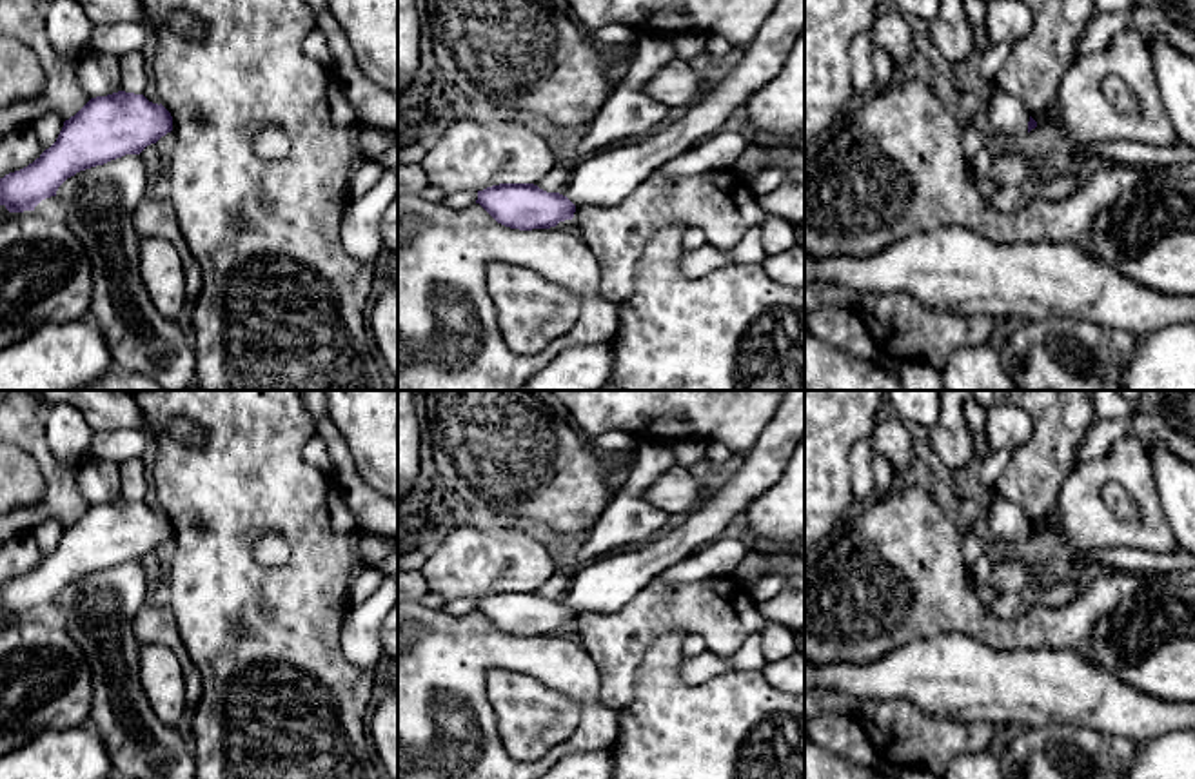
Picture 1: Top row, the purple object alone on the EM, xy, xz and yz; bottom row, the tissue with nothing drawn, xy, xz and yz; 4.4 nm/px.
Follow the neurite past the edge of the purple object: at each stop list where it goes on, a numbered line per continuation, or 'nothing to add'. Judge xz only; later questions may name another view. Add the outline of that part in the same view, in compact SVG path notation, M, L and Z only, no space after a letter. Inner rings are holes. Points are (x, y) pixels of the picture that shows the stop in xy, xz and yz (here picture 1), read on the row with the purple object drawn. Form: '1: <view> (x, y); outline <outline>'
1: xz (607, 177); outline M777 0L739 64L708 87L686 113L628 143L605 147L579 162L565 187L576 205L612 207L667 162L721 131L725 120L770 82L805 31L805 0Z

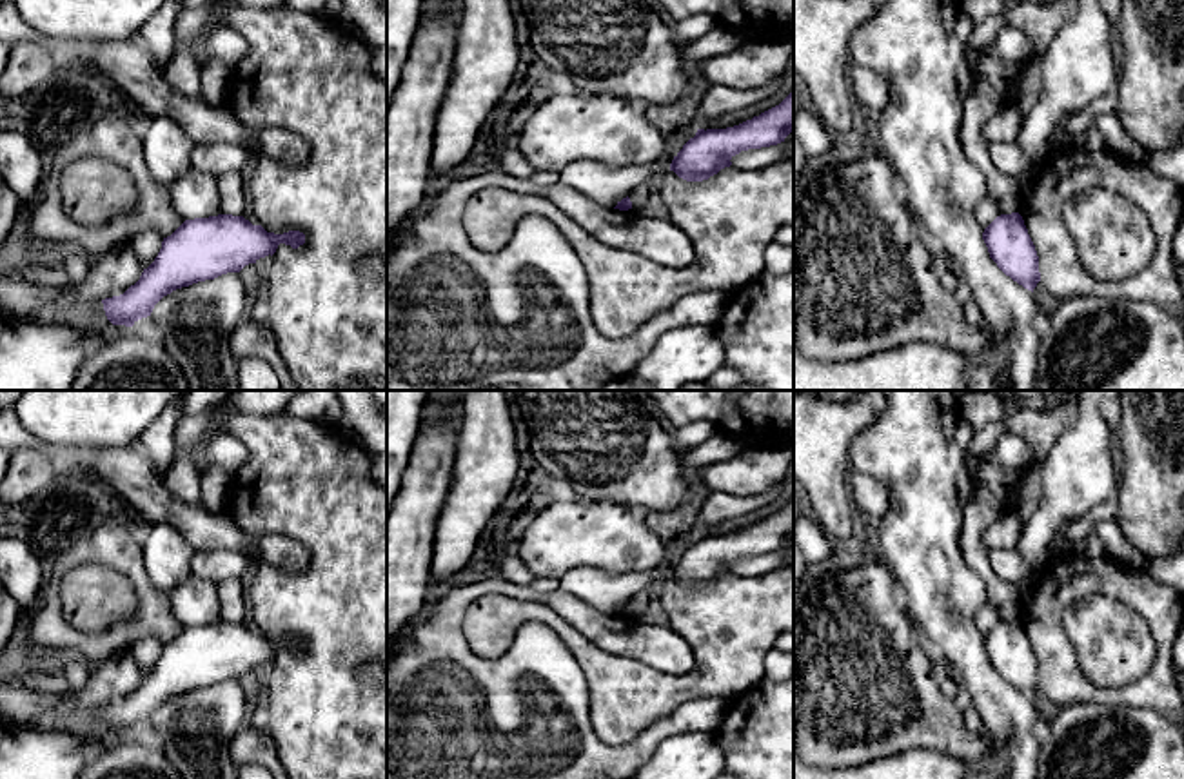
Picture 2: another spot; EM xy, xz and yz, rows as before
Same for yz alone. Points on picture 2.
nothing to add

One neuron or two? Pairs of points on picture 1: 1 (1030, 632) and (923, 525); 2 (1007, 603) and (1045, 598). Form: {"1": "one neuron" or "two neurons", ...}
{"1": "one neuron", "2": "one neuron"}

